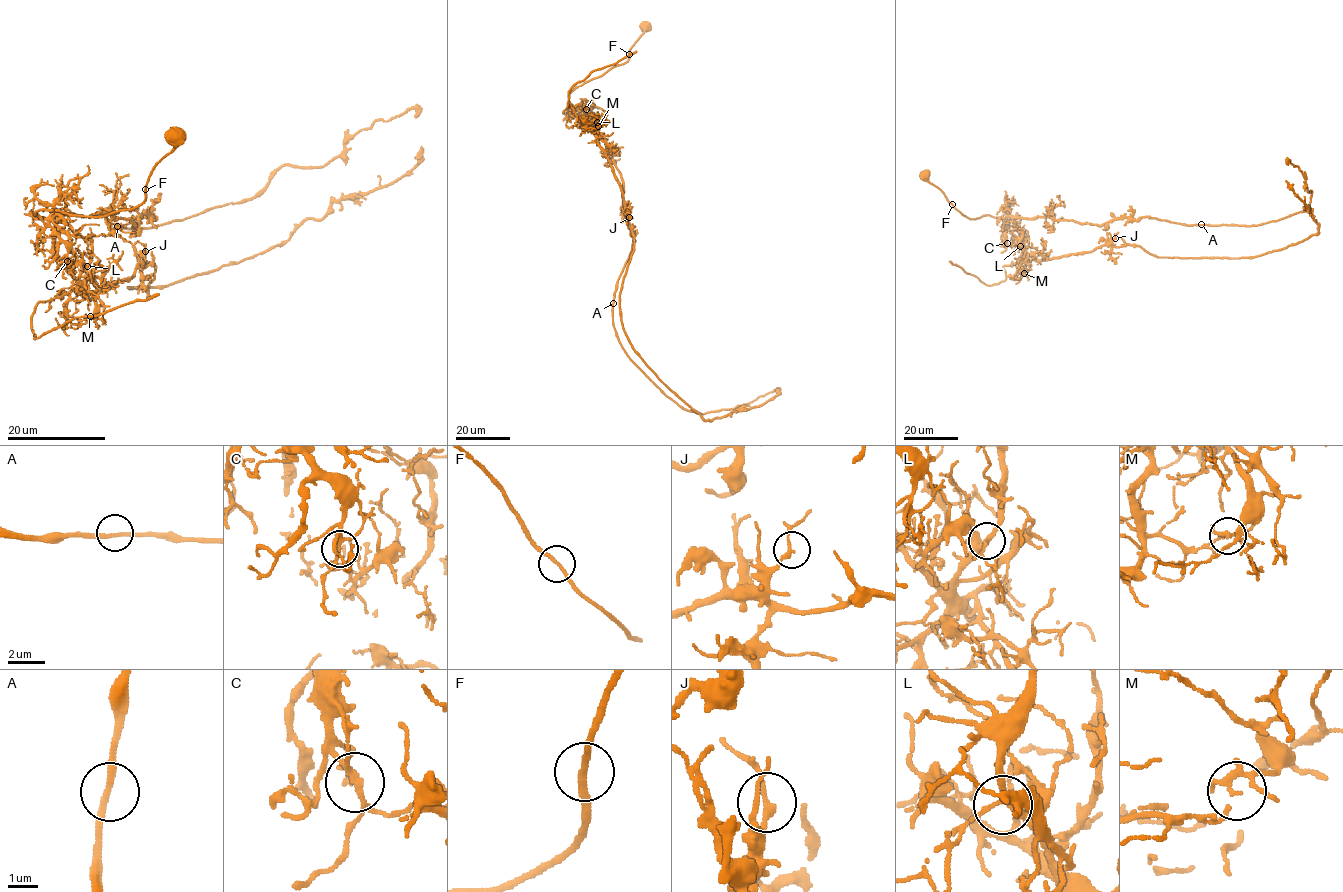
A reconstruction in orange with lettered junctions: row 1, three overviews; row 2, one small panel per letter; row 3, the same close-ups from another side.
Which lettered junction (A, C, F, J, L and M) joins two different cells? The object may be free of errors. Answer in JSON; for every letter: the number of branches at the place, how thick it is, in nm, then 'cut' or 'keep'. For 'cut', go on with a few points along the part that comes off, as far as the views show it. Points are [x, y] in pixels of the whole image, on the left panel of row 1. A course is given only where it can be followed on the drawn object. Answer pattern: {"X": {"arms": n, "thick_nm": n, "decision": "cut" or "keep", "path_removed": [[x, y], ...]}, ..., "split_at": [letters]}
{"A": {"arms": 2, "thick_nm": 220, "decision": "keep"}, "C": {"arms": 3, "thick_nm": 150, "decision": "cut", "path_removed": [[66, 261], [87, 291], [138, 265], [154, 278], [128, 287], [209, 273], [395, 182], [421, 146]]}, "F": {"arms": 2, "thick_nm": 200, "decision": "keep"}, "J": {"arms": 2, "thick_nm": 200, "decision": "keep"}, "L": {"arms": 3, "thick_nm": 240, "decision": "keep"}, "M": {"arms": 3, "thick_nm": 150, "decision": "keep"}, "split_at": ["C"]}

